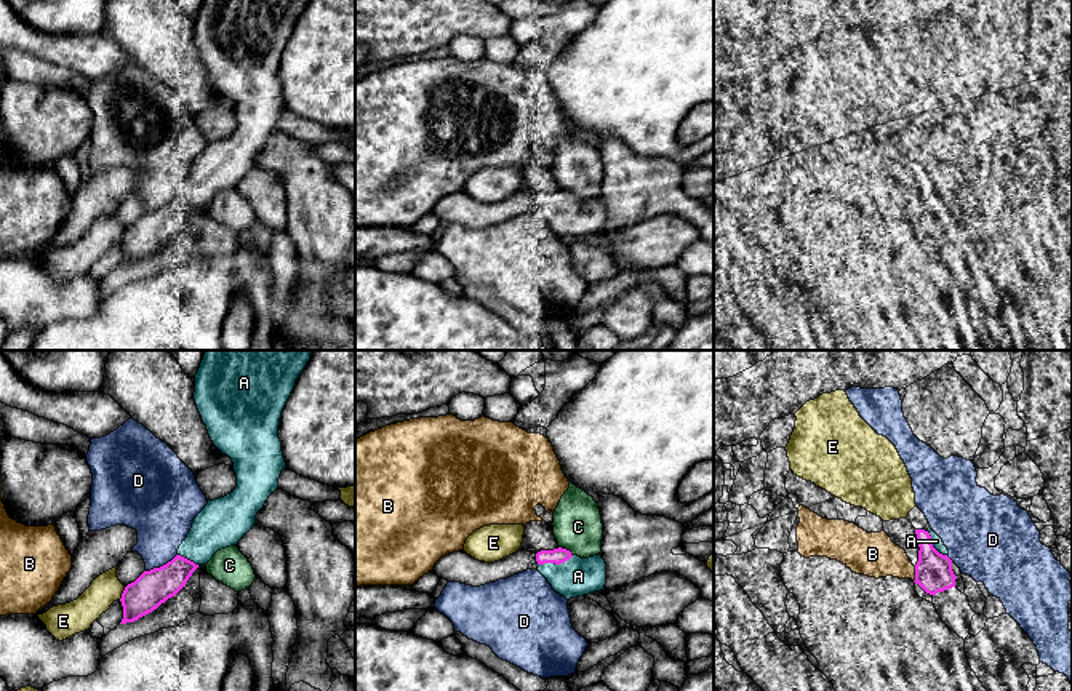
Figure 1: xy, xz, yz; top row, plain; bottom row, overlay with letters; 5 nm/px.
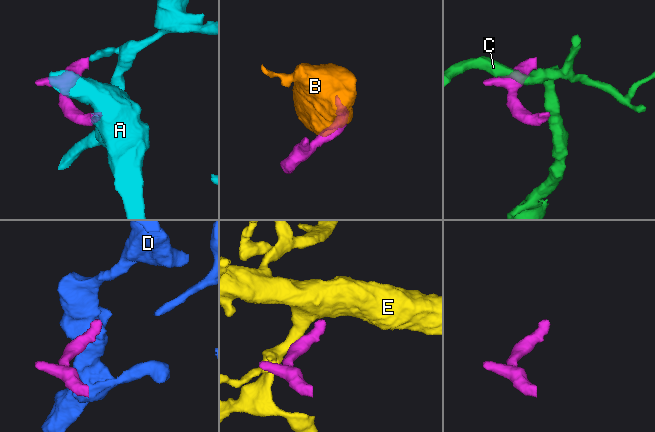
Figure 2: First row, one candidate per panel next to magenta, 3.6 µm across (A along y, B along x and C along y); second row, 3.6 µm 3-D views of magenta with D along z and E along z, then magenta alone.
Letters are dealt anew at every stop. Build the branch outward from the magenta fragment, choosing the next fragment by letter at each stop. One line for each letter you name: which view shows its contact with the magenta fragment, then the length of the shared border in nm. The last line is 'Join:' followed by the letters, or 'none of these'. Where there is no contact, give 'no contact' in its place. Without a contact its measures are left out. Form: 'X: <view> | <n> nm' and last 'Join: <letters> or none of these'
A: xz | 190 nm
Join: A

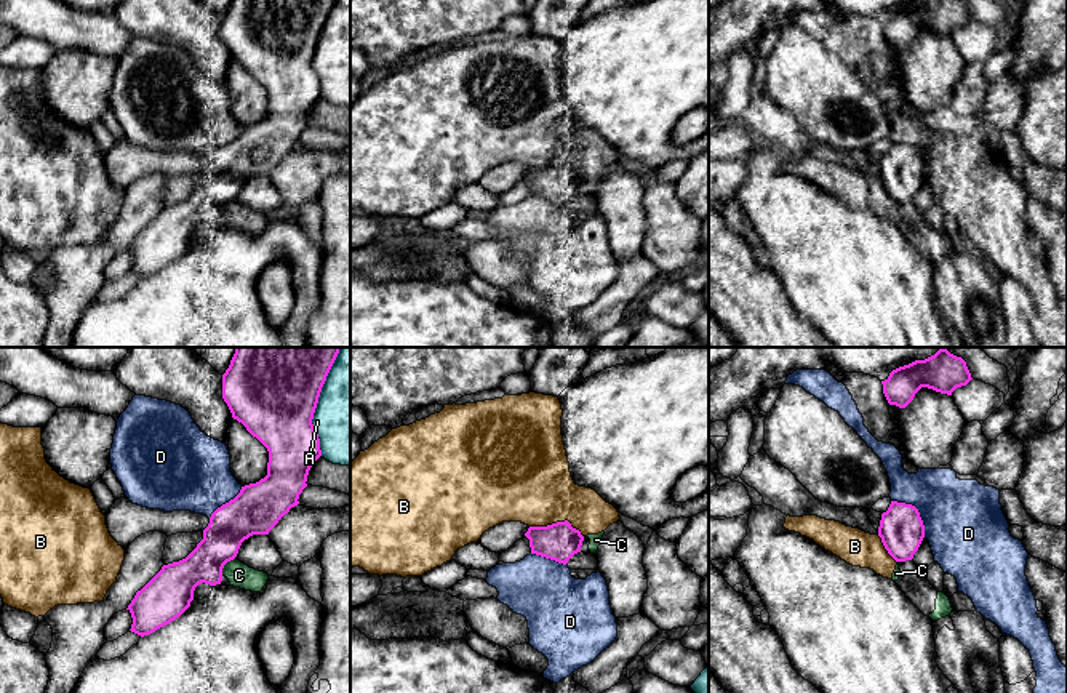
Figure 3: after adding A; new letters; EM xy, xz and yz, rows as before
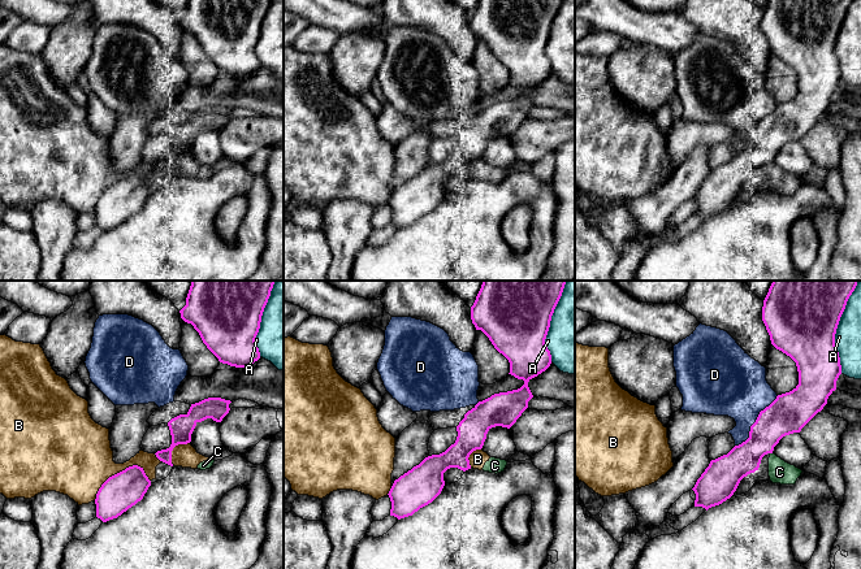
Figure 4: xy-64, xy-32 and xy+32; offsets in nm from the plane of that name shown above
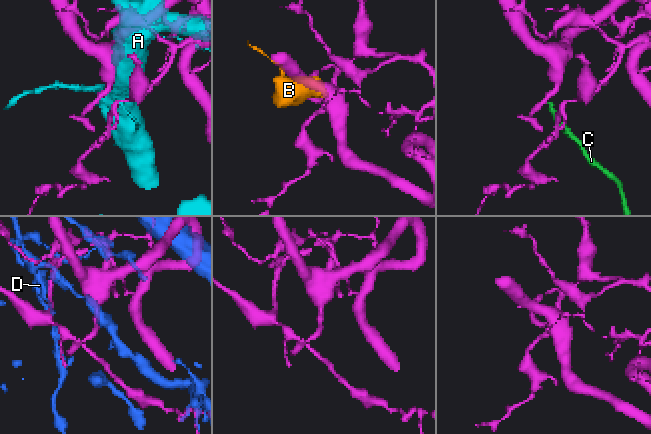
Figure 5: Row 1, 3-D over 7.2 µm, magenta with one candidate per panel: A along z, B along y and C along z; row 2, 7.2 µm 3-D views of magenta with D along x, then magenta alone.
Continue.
Join: none of these

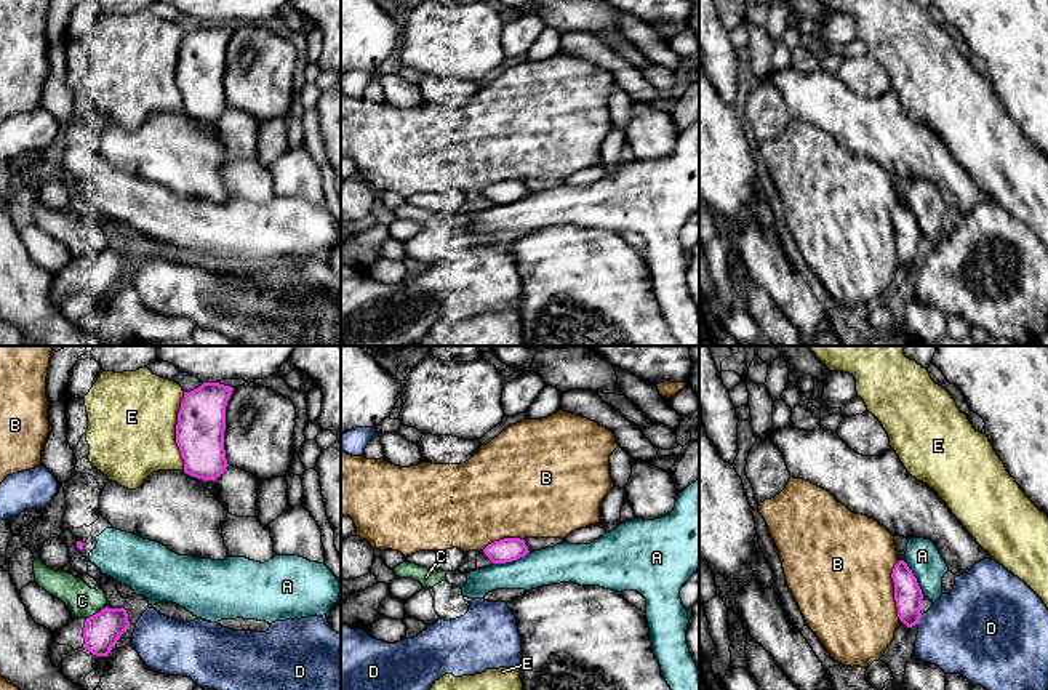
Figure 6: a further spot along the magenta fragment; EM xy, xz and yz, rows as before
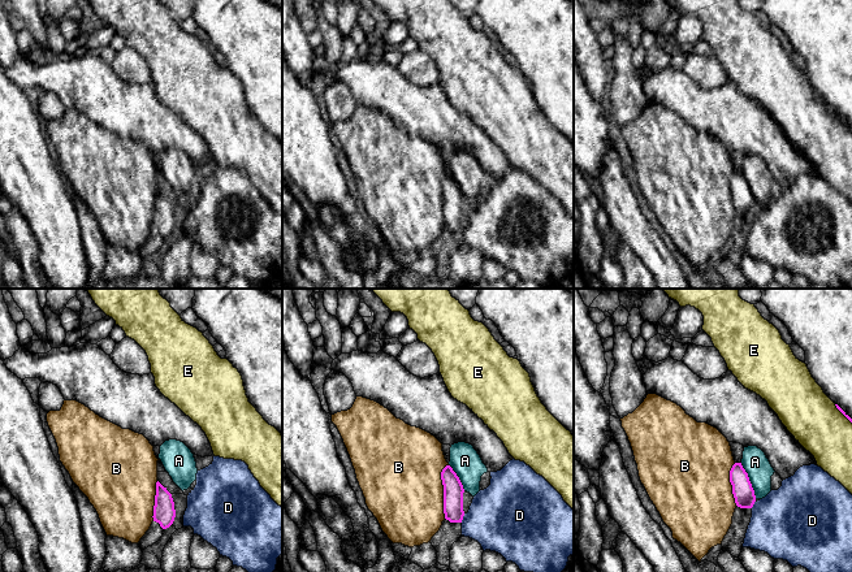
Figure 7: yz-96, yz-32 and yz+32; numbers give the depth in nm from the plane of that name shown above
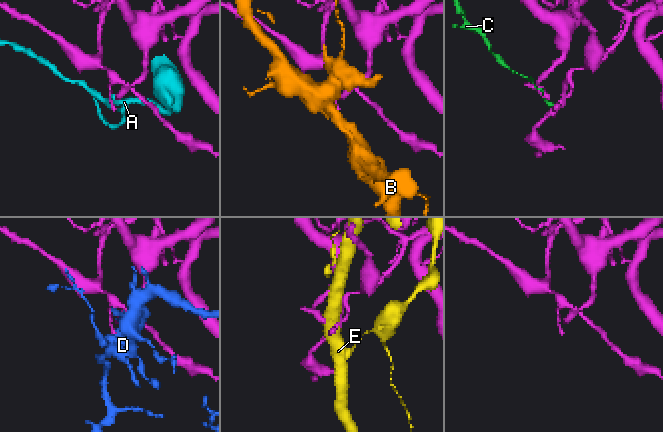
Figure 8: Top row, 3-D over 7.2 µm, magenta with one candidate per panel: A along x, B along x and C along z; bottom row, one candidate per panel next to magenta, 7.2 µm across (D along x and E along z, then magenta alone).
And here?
A: xz | 200 nm
Join: A

